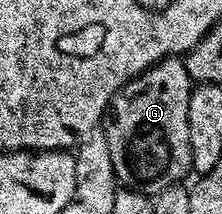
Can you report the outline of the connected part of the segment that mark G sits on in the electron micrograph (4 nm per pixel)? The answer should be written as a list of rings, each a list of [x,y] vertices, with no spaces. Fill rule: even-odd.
[[[165,58],[159,63],[147,68],[145,72],[139,73],[135,79],[128,81],[115,96],[112,97],[111,105],[106,113],[106,119],[102,124],[102,134],[106,138],[106,142],[110,146],[110,159],[114,162],[114,174],[117,181],[127,191],[140,192],[143,196],[149,198],[158,195],[170,186],[181,183],[185,178],[184,175],[189,175],[192,172],[192,155],[190,154],[190,94],[193,90],[192,79],[190,74],[186,74],[186,66],[183,59],[180,58]]]

